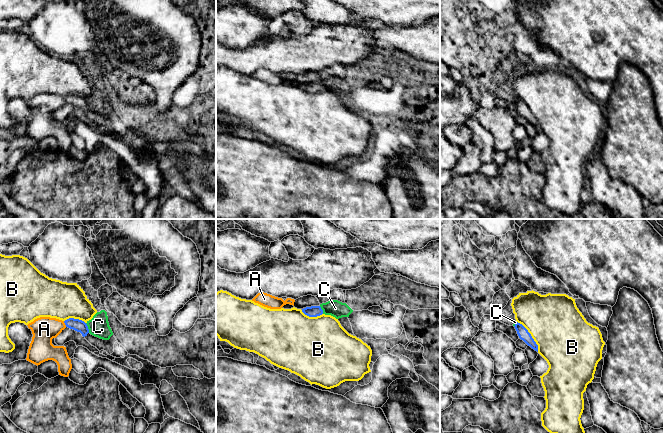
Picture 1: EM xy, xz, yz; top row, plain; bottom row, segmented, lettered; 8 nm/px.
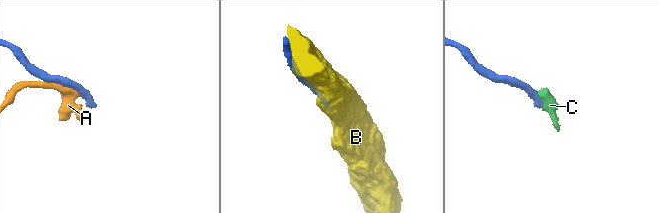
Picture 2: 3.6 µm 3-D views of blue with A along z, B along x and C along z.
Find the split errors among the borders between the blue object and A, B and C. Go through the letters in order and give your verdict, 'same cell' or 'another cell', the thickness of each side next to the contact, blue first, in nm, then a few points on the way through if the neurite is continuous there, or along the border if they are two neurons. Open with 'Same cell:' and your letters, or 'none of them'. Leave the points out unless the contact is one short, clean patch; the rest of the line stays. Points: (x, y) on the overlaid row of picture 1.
Same cell: C
A: another cell; 100 nm thick on the blue side, 200 nm on the other
B: another cell; 90 nm thick on the blue side, 440 nm on the other
C: same cell; 100 nm thick on the blue side, 170 nm on the other; runs through xy (78, 325), (87, 328), (98, 326)

